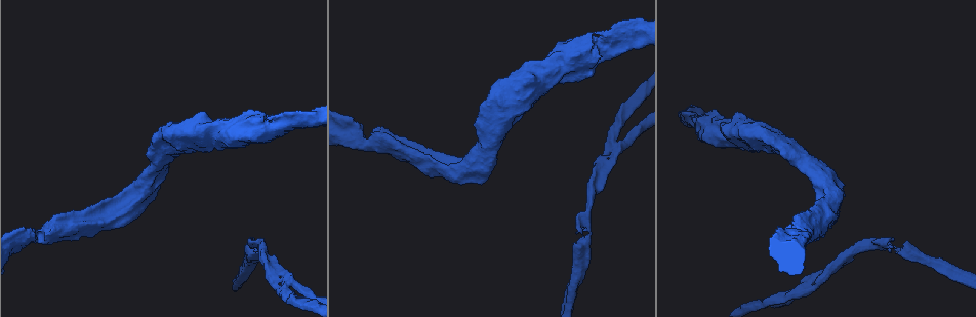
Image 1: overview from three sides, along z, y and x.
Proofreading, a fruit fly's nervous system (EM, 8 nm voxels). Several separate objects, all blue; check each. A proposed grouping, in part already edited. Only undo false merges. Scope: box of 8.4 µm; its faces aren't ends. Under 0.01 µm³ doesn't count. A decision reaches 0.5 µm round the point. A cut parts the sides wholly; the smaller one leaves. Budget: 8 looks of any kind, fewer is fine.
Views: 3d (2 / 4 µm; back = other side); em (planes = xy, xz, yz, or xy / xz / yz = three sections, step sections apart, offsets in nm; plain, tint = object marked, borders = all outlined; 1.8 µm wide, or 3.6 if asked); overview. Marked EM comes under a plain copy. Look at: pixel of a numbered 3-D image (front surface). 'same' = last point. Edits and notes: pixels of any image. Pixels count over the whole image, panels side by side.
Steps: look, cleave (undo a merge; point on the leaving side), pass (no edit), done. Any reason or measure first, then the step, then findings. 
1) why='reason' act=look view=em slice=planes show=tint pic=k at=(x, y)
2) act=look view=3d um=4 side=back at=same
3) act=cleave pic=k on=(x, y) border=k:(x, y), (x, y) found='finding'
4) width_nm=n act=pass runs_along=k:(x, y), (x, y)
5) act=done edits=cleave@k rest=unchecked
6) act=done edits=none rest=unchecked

why='calibre changes' act=look view=em slice=planes show=borders pic=1 at=(256, 250)

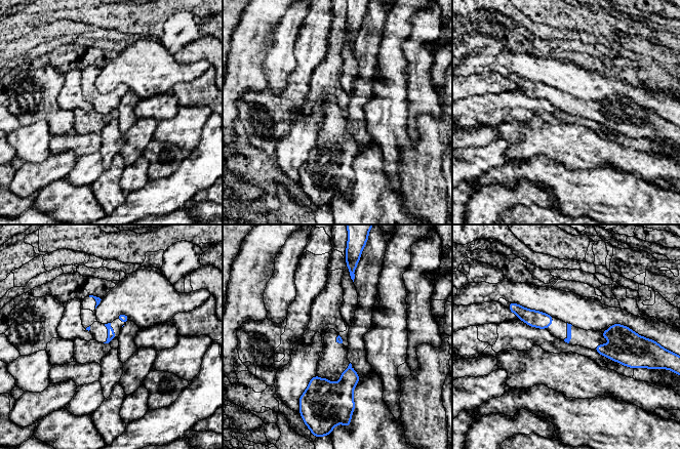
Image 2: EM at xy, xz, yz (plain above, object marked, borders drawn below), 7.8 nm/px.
act=pass found='one cell here'

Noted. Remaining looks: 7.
why='arms part here' act=look view=3d um=4 side=back pic=1 at=(279, 128)

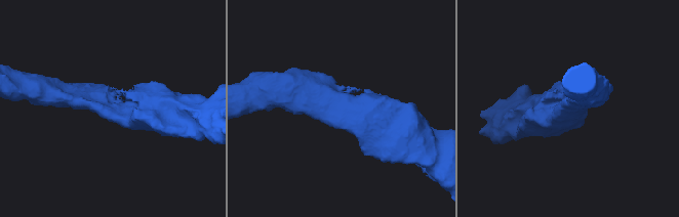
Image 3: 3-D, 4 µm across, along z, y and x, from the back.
why='shape alone is not enough' act=look view=em um=3.6 slice=planes show=tint pic=3 at=(574, 108)

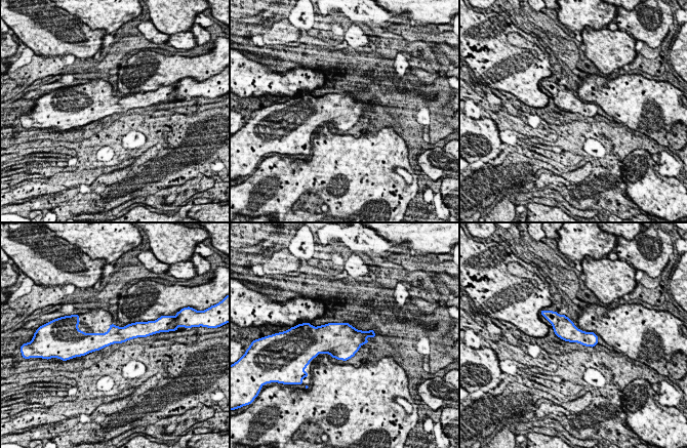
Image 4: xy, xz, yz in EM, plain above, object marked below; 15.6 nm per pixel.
act=pass runs_along=4:(144, 331), (108, 338), (85, 336) found='continuous, no second cell'

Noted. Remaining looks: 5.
why='sharp bend' act=look view=3d um=2 pic=1 at=(798, 237)

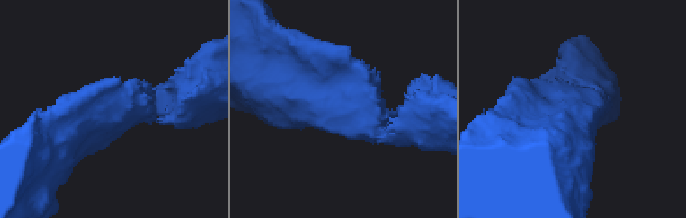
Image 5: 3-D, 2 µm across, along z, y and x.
why='shape alone is not enough' act=look view=em slice=planes show=tint pic=5 at=(349, 111)

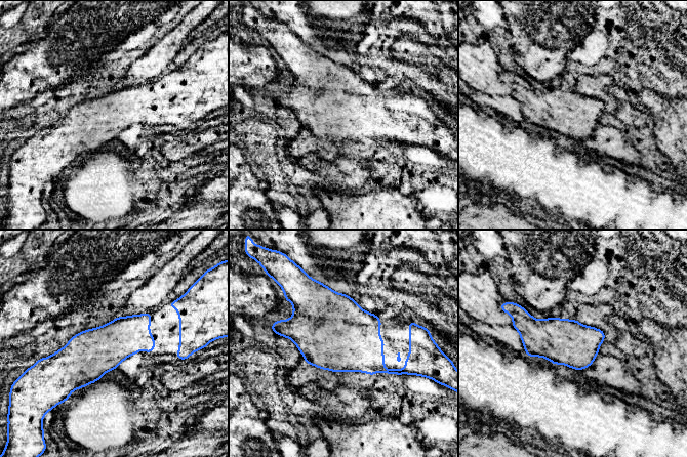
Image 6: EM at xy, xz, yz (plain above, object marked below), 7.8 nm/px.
width_nm=360 act=pass found='all the same cell'

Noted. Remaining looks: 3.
act=done edits=none rest=unchecked

